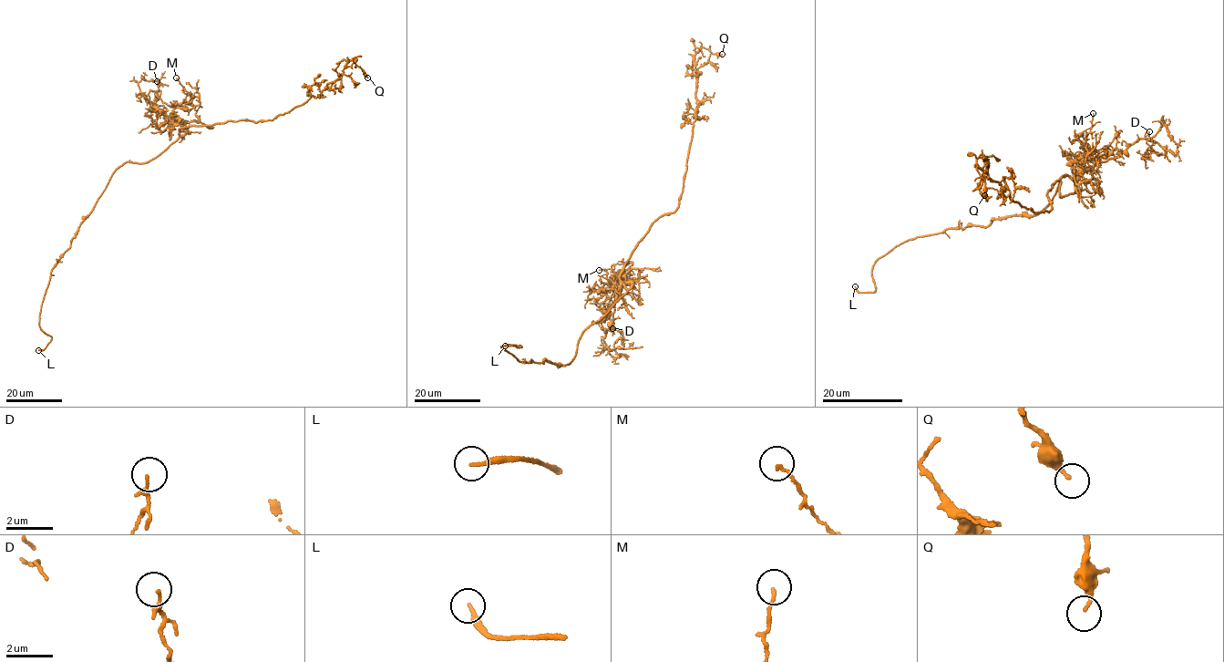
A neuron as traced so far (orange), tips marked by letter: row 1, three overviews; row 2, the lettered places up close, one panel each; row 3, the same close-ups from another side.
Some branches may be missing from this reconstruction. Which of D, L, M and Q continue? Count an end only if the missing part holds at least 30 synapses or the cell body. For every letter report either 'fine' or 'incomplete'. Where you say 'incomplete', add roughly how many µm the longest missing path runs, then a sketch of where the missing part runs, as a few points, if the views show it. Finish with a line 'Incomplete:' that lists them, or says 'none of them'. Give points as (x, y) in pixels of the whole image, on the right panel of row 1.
D: fine
L: incomplete; about 3 µm are missing
M: fine
Q: fine
Incomplete: L

